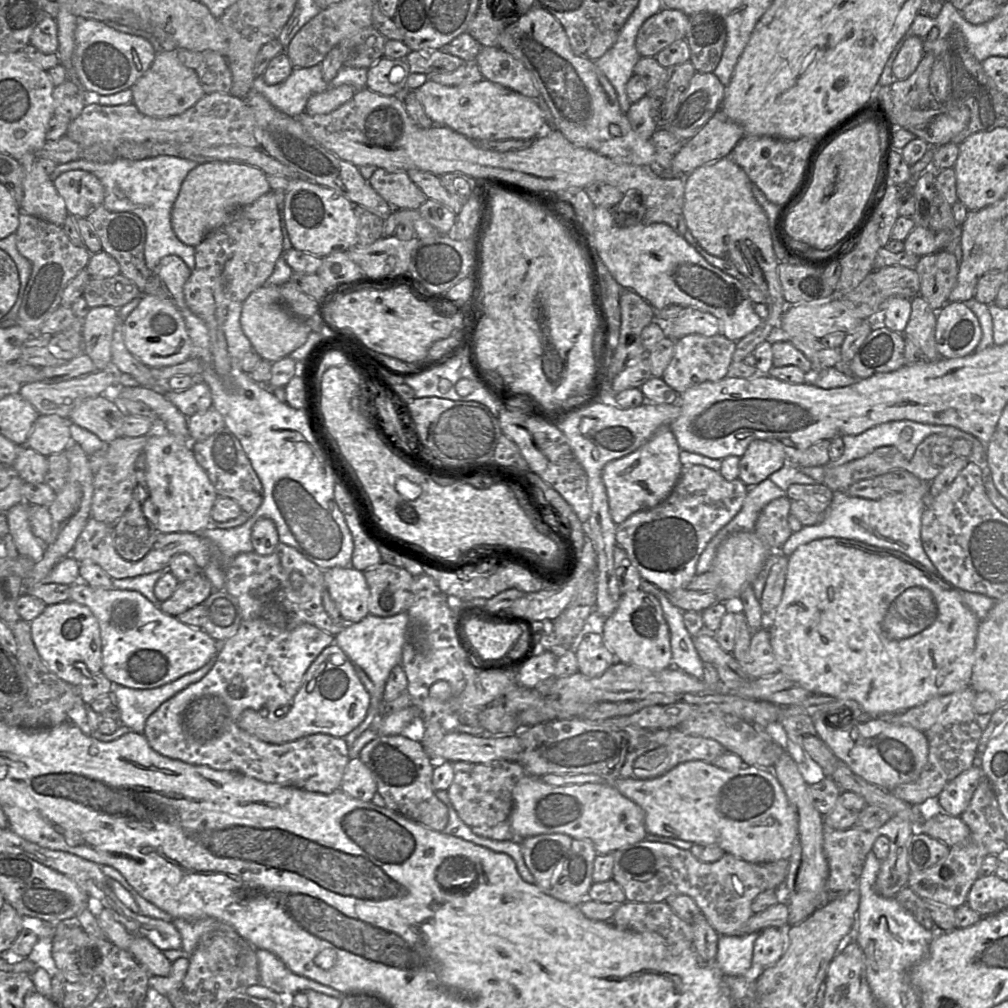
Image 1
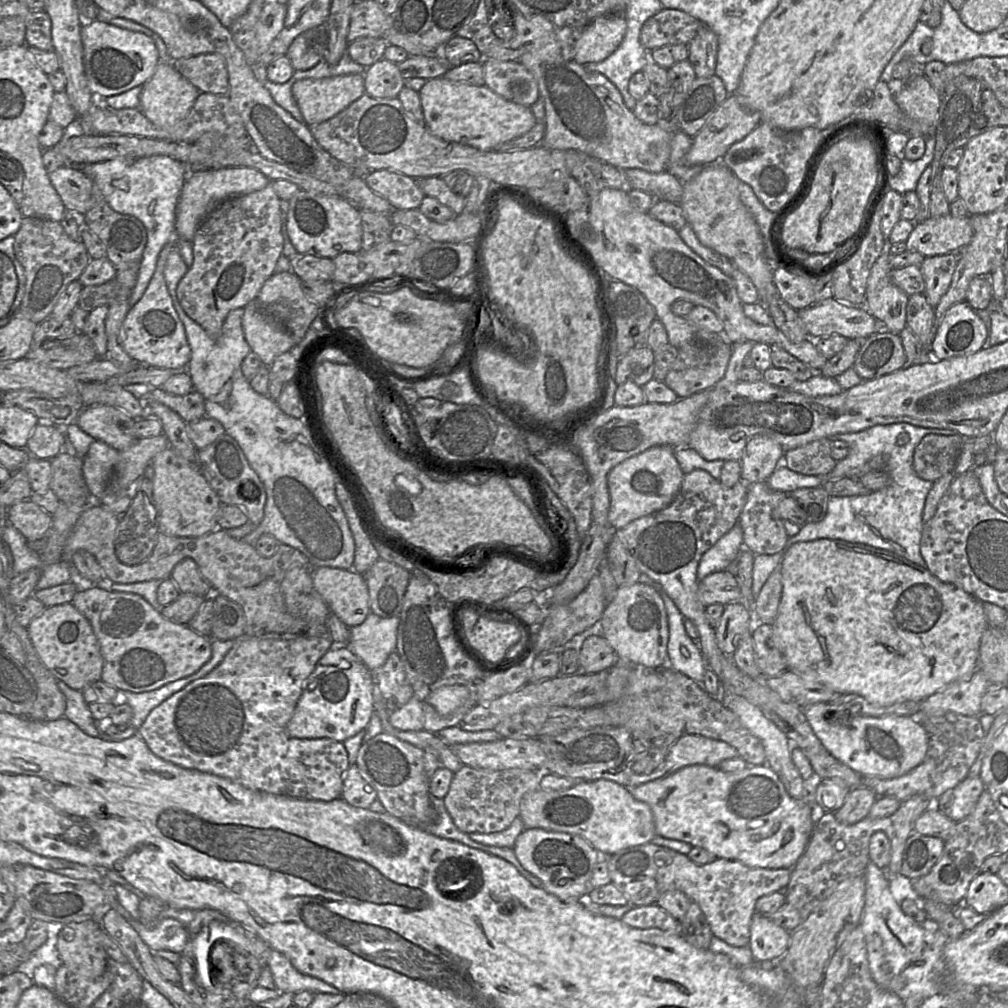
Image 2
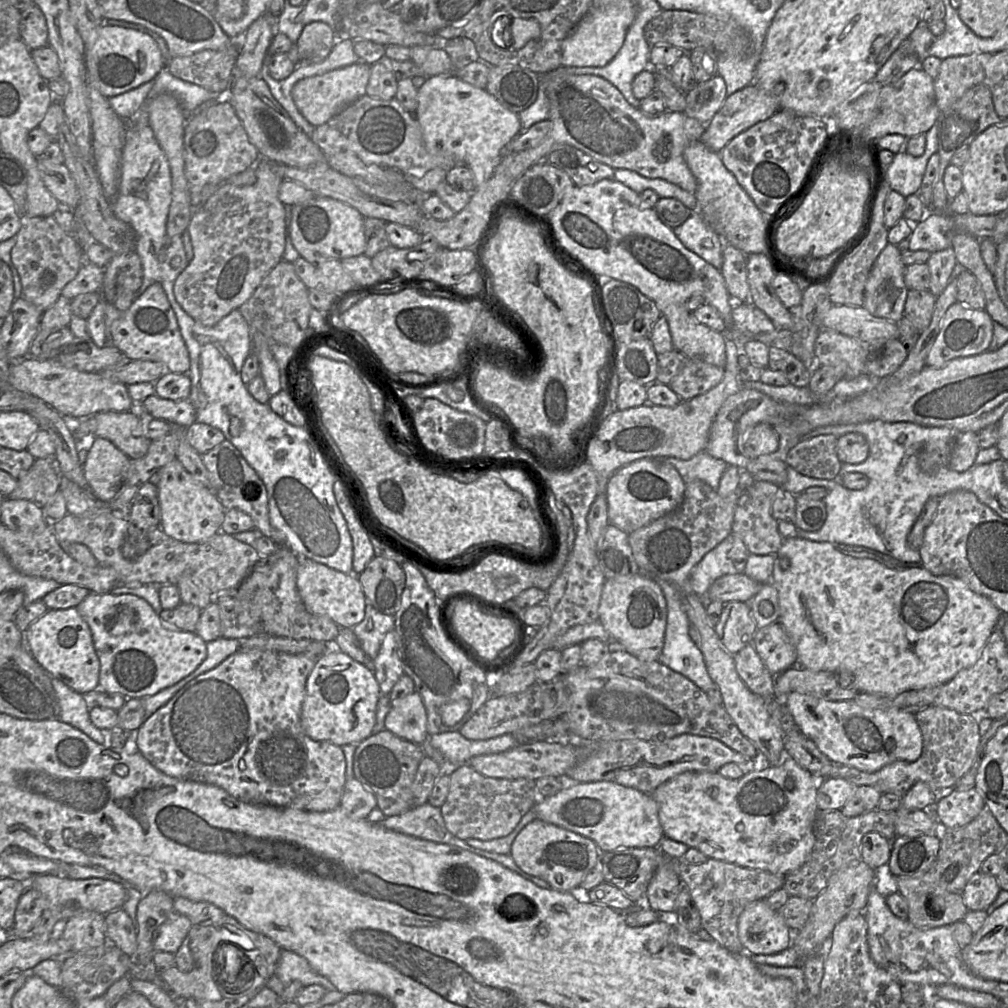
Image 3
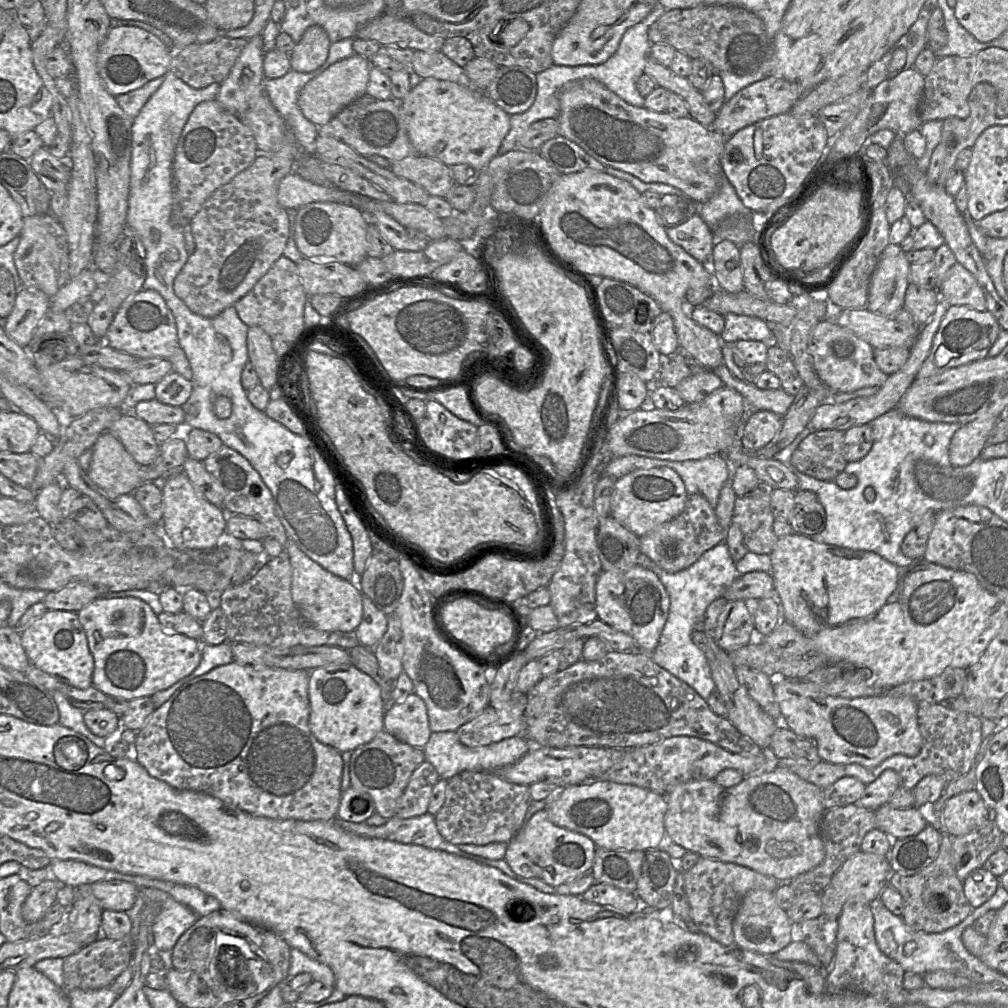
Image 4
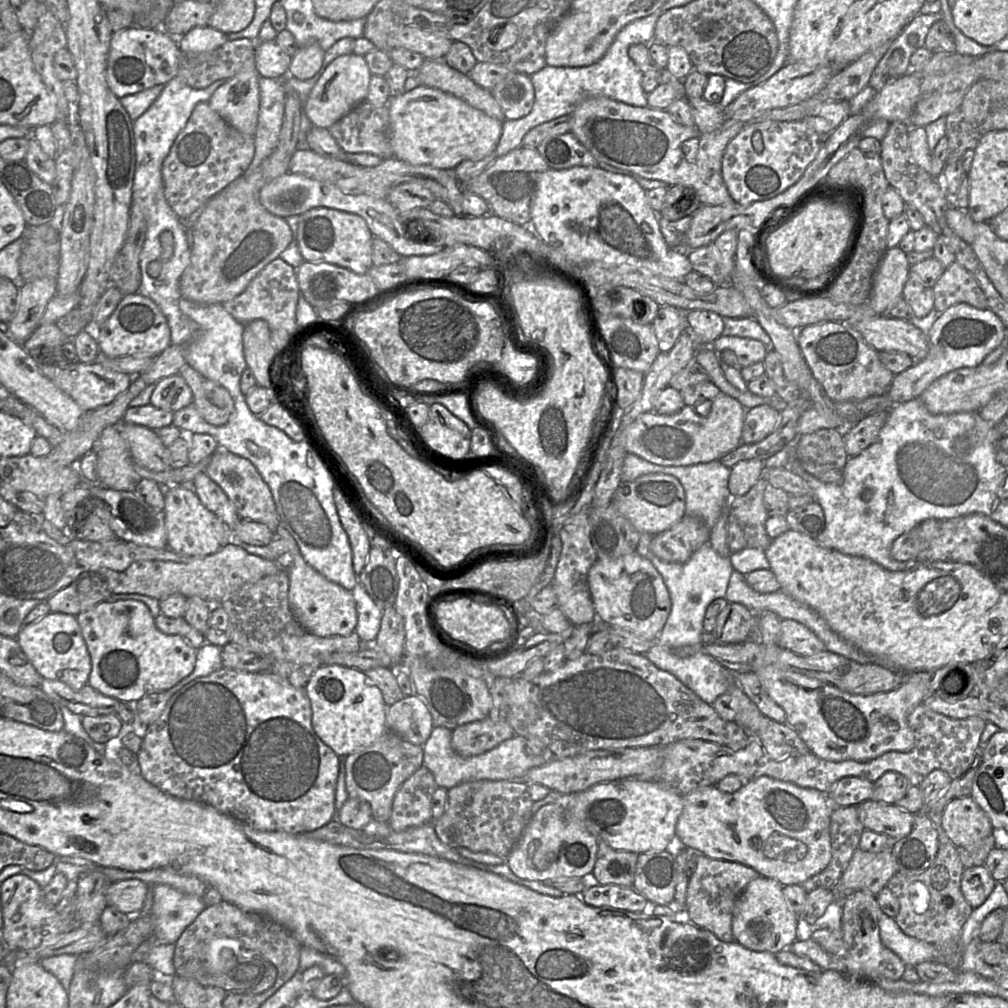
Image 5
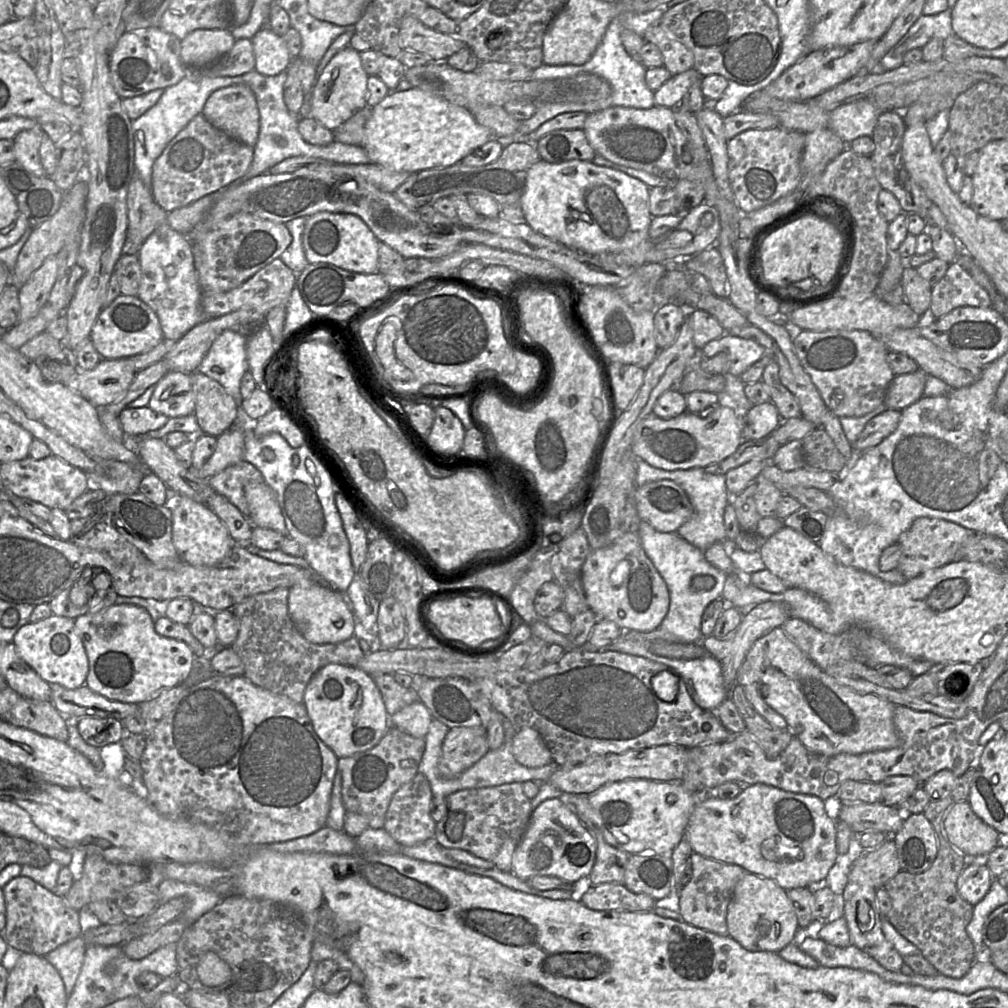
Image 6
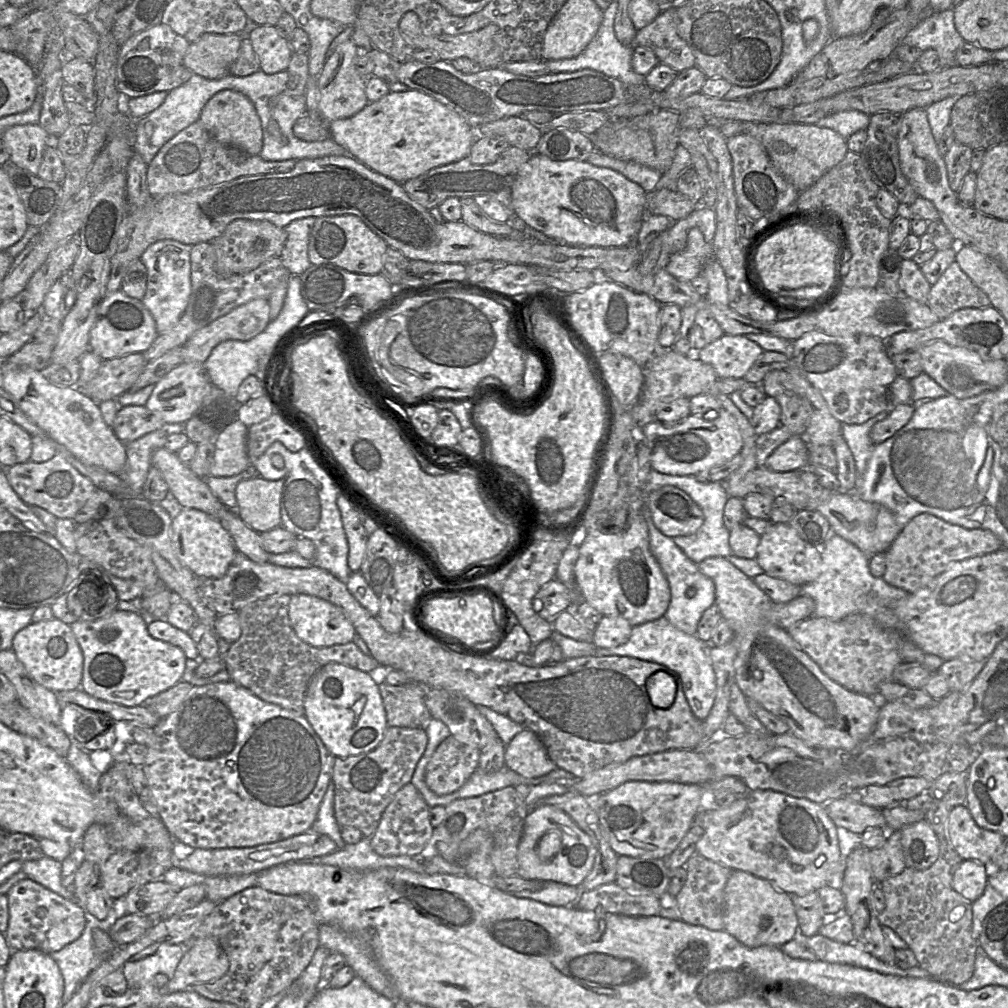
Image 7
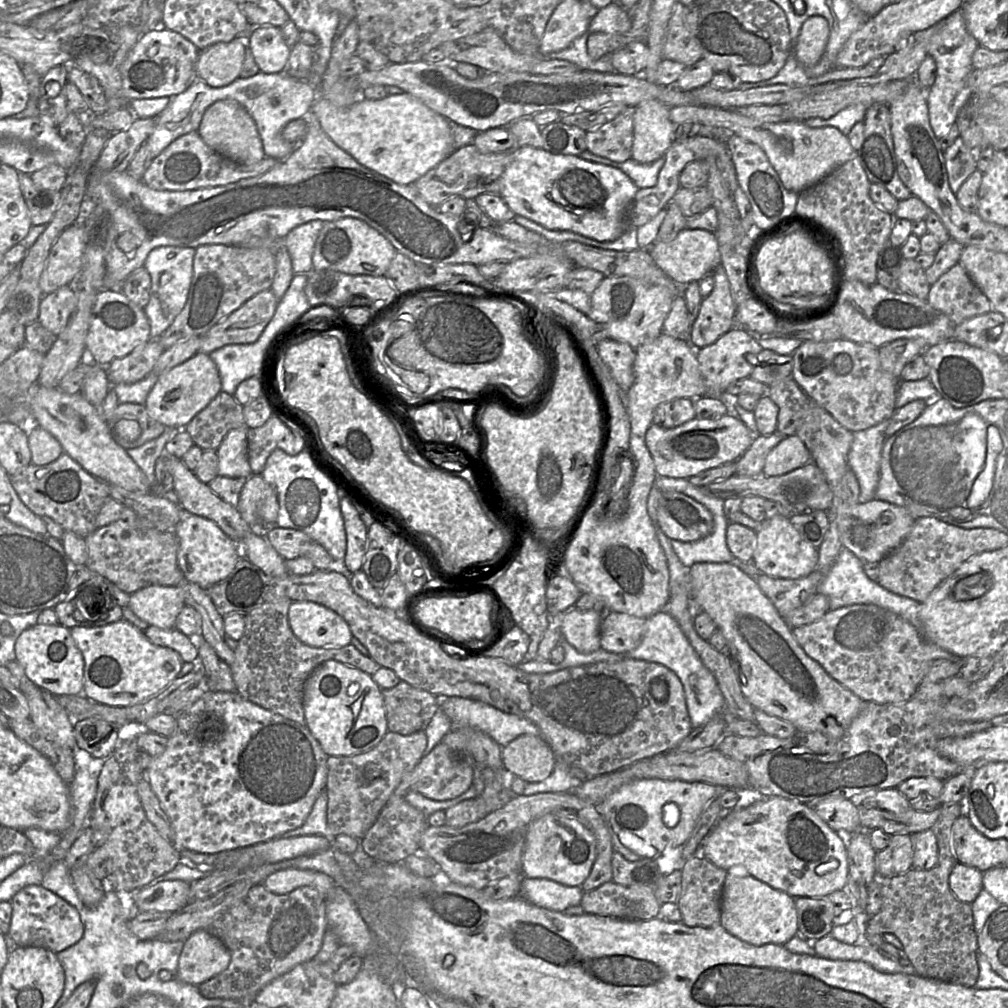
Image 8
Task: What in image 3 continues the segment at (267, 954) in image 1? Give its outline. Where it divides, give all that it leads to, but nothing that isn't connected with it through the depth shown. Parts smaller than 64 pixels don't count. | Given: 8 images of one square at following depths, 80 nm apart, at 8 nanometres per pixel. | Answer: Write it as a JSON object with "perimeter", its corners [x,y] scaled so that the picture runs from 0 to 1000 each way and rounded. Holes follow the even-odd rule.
{"perimeter":[[[280,941],[273,966],[284,978],[295,972],[302,979],[315,976],[324,983],[334,982],[328,973],[312,962],[302,949],[288,942]]]}

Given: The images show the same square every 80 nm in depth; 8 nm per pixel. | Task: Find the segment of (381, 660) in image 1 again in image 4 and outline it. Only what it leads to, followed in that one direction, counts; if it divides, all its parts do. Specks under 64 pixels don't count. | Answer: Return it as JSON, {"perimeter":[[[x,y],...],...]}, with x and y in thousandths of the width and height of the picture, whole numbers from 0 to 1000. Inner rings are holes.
{"perimeter":[[[359,589],[359,614],[352,628],[357,640],[370,644],[384,625],[385,610],[377,606],[363,590]]]}

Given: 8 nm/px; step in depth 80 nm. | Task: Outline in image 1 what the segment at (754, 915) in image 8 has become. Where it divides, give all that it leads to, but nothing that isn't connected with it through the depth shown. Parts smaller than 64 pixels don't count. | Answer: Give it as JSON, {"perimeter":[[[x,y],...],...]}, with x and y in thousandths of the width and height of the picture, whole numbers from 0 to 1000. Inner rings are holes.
{"perimeter":[[[761,920],[752,926],[747,939],[747,956],[756,960],[769,956],[781,940],[779,923]]]}

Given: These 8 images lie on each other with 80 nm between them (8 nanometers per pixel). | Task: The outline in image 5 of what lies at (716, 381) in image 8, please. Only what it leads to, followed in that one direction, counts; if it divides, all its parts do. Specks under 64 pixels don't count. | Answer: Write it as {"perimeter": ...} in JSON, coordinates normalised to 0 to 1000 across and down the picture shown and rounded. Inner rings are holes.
{"perimeter":[[[715,332],[705,340],[704,344],[711,350],[726,347],[730,351],[735,365],[757,359],[762,350],[761,344],[755,338],[730,333]]]}

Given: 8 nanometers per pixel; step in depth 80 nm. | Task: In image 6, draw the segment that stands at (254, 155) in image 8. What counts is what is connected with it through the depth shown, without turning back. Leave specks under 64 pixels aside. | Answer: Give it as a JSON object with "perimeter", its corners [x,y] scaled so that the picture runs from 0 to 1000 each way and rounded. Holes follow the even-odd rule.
{"perimeter":[[[242,83],[219,87],[207,96],[200,113],[226,136],[253,146],[258,131],[258,111],[254,96]]]}

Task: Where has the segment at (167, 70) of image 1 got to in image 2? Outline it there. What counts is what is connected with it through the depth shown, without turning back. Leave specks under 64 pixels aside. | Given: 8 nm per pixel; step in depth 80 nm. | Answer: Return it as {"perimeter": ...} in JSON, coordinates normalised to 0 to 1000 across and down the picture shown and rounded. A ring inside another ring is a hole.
{"perimeter":[[[159,61],[152,75],[142,84],[138,108],[157,126],[170,126],[183,118],[199,91],[172,65]]]}

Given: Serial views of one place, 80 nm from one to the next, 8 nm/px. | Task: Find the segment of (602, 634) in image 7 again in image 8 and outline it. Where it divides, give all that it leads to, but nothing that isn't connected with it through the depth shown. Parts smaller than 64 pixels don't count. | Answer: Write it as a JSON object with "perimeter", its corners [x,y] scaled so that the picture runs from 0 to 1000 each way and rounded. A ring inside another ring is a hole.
{"perimeter":[[[603,606],[595,621],[596,643],[606,648],[626,646],[636,638],[641,613]]]}

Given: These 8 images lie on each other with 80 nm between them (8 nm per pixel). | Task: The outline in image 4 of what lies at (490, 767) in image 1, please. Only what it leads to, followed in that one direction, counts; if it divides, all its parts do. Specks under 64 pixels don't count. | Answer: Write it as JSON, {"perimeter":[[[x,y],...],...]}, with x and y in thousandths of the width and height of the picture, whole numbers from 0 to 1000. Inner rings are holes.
{"perimeter":[[[459,765],[444,774],[441,796],[432,809],[432,815],[438,830],[451,838],[505,836],[519,820],[522,807],[528,796],[524,779],[505,776],[493,767]]]}

